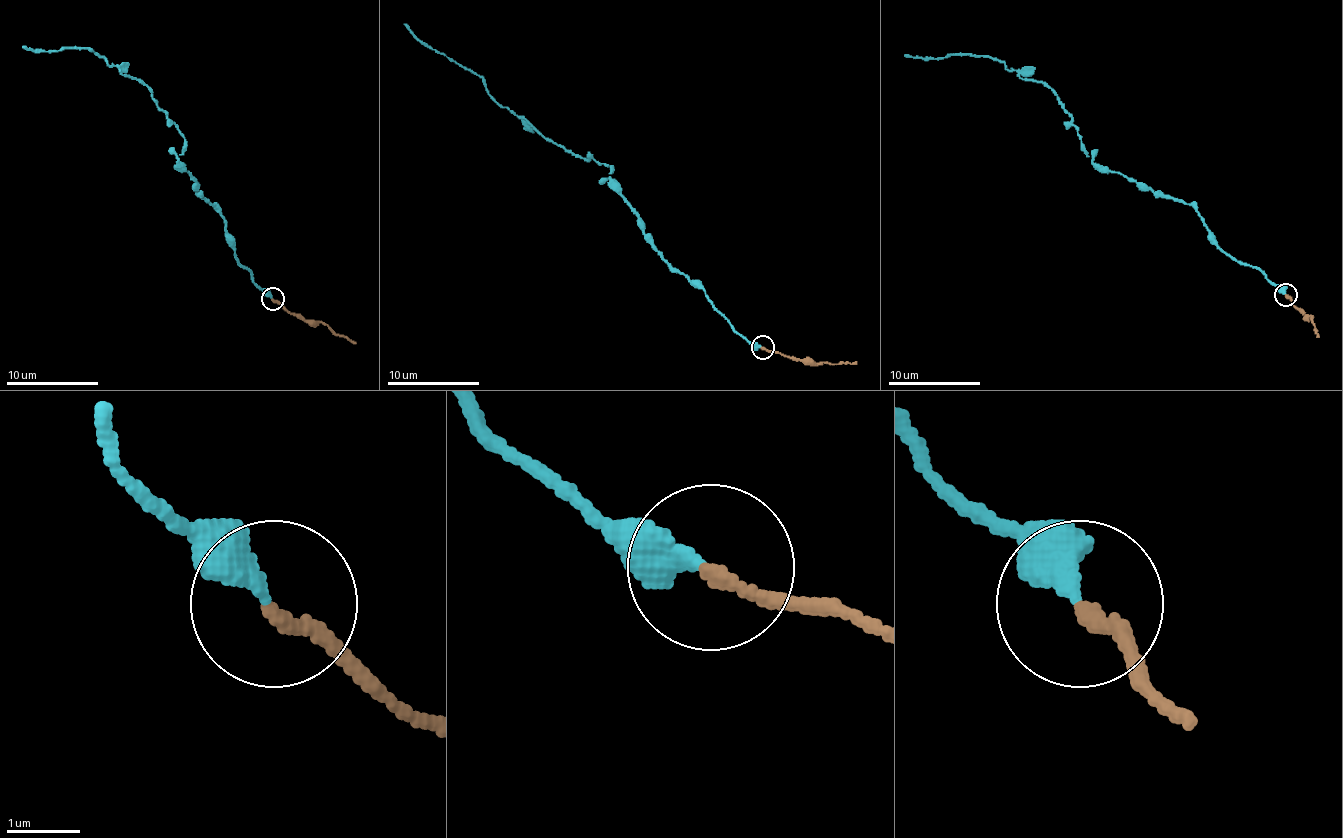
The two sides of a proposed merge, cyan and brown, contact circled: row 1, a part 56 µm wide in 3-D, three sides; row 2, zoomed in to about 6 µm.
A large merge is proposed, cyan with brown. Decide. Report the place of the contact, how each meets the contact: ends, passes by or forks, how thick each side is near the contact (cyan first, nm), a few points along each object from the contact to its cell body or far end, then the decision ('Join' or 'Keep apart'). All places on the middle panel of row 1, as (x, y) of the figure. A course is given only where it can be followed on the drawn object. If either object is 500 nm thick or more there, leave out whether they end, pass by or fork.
Place: (762, 347). At the ring cyan ends. At the ring brown ends. Thickness 340 nm (cyan) against 180 nm. Course of cyan: (762, 348), (735, 332), (672, 266), (609, 177), (610, 166), (577, 157), (500, 105), (485, 82), (403, 24). Course of brown: (762, 348), (802, 361), (856, 361). Join

